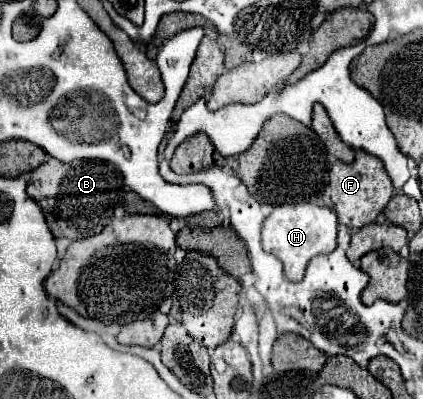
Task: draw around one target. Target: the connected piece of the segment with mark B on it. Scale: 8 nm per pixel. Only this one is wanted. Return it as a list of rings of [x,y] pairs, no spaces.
[[[50,157],[32,171],[28,181],[28,195],[42,207],[52,235],[56,239],[68,237],[70,241],[100,233],[112,217],[112,209],[122,201],[122,189],[124,181],[114,165],[86,159],[62,163]]]

